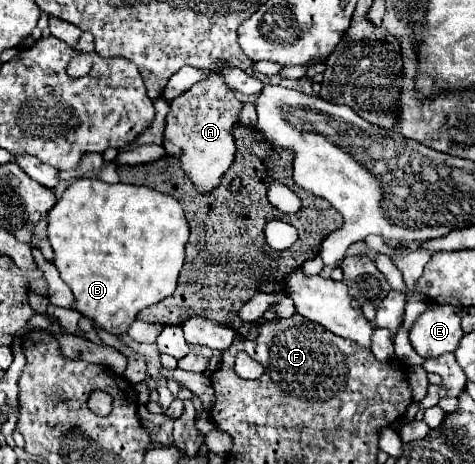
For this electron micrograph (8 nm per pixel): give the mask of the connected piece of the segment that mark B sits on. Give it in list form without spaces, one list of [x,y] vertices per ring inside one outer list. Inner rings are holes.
[[[76,179],[60,197],[60,201],[54,205],[54,209],[48,213],[48,241],[54,249],[54,265],[60,271],[60,279],[70,287],[72,295],[74,295],[74,303],[72,309],[78,311],[82,317],[90,319],[94,327],[106,329],[108,333],[114,335],[124,335],[128,333],[128,327],[136,321],[136,317],[140,315],[142,309],[170,297],[178,285],[178,273],[182,269],[184,263],[184,245],[188,241],[188,221],[184,217],[182,207],[178,205],[176,199],[170,199],[168,195],[158,195],[158,191],[150,191],[148,187],[134,187],[134,185],[124,185],[124,183],[116,183],[116,185],[108,185],[102,183],[98,179]]]

